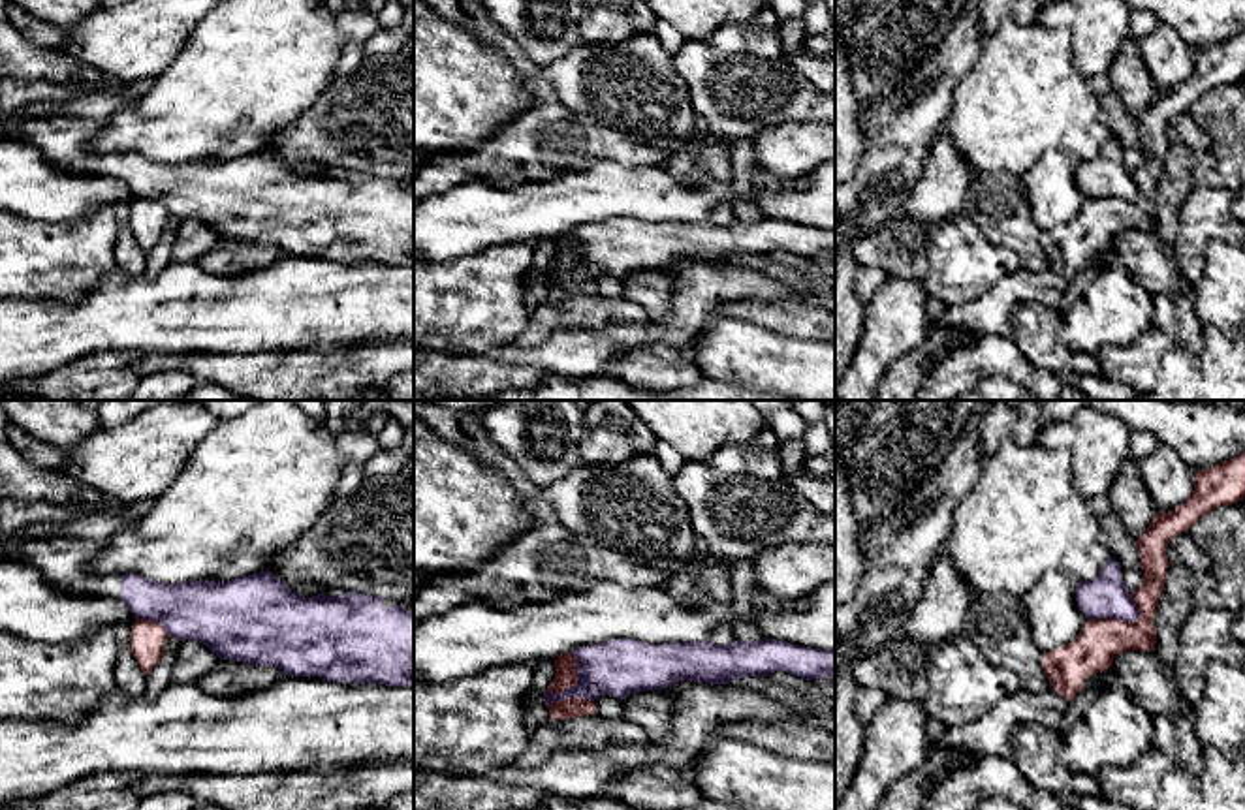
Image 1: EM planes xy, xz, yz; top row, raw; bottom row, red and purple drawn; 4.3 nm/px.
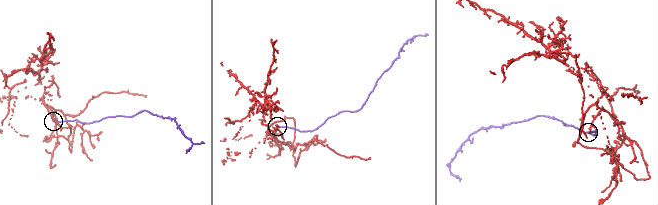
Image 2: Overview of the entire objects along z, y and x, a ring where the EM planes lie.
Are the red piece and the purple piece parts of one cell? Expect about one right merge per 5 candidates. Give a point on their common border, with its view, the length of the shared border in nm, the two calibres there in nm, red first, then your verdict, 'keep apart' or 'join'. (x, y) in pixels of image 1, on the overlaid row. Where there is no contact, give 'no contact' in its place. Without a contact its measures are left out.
yz (1114, 619) | 240 nm | 190/190 nm | keep apart

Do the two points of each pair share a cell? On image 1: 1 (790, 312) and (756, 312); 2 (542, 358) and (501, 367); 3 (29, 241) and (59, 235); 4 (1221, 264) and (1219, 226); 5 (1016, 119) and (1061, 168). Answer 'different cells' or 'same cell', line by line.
1: same cell
2: same cell
3: same cell
4: different cells
5: different cells

